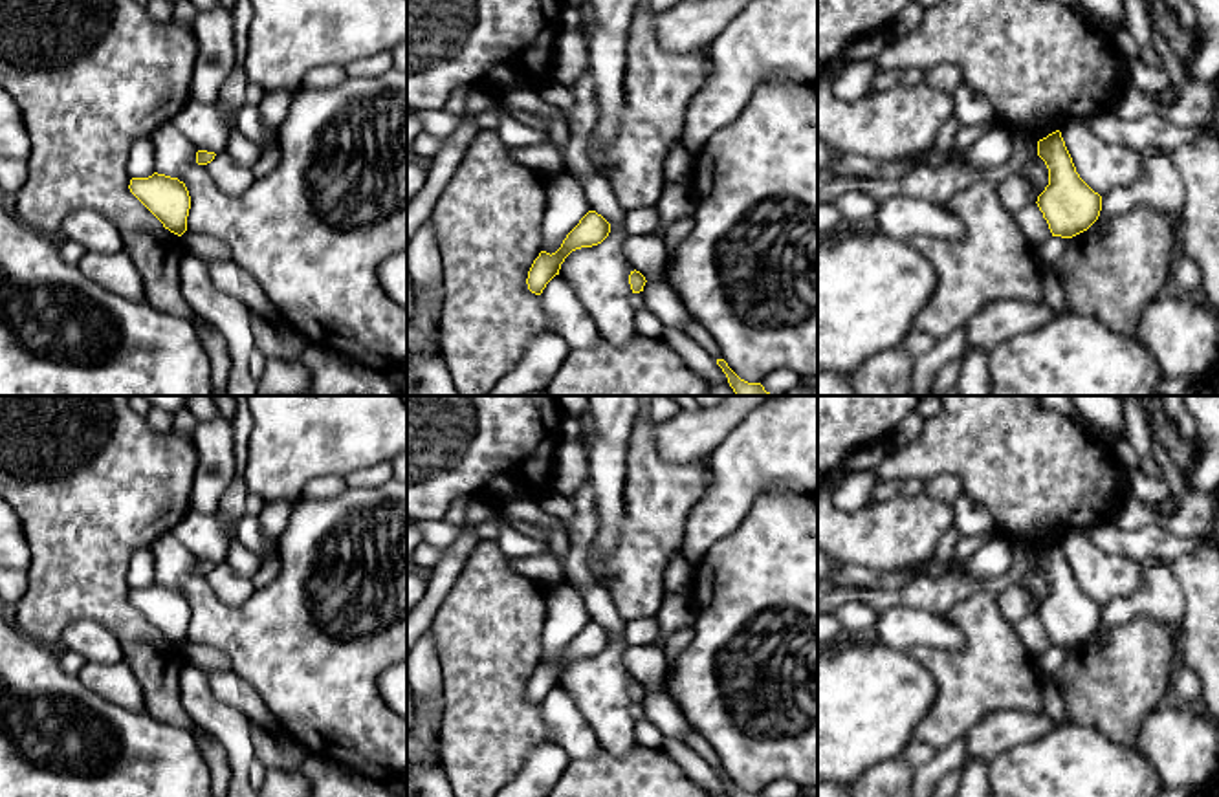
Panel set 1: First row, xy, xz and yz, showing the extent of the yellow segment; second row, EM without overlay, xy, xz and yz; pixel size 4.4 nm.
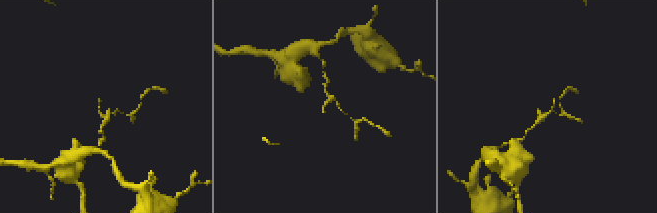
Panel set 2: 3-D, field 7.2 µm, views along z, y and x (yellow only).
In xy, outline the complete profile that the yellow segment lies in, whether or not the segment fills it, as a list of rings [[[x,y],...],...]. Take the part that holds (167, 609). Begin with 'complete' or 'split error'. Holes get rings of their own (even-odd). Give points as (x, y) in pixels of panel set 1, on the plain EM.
complete | [[[154,583],[148,588],[132,588],[128,599],[165,639],[178,647],[187,641],[191,606],[183,592]]]

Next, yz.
complete | [[[1060,540],[1038,551],[1038,566],[1049,579],[1049,595],[1036,614],[1052,647],[1072,649],[1087,641],[1100,627],[1102,606],[1076,583]]]

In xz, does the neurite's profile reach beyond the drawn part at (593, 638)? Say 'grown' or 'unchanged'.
unchanged

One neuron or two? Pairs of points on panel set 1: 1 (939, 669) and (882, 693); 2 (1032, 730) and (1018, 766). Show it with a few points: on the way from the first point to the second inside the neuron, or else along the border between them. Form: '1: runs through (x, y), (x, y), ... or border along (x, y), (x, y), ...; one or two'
1: border along (908, 653), (935, 684), (935, 700), (926, 715); two
2: border along (1056, 726), (998, 753), (988, 763); two

